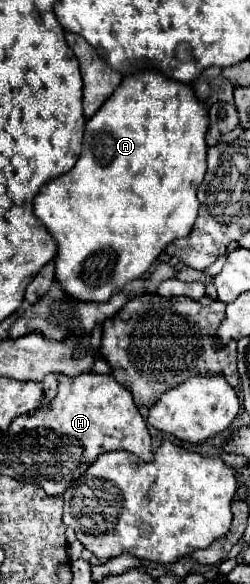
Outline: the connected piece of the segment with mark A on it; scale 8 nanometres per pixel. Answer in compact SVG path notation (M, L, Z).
M156 71L136 73L88 119L76 165L50 181L34 197L34 215L56 241L56 283L80 303L106 303L114 293L142 277L168 243L188 235L198 217L198 185L206 173L206 109L184 83L172 83Z

